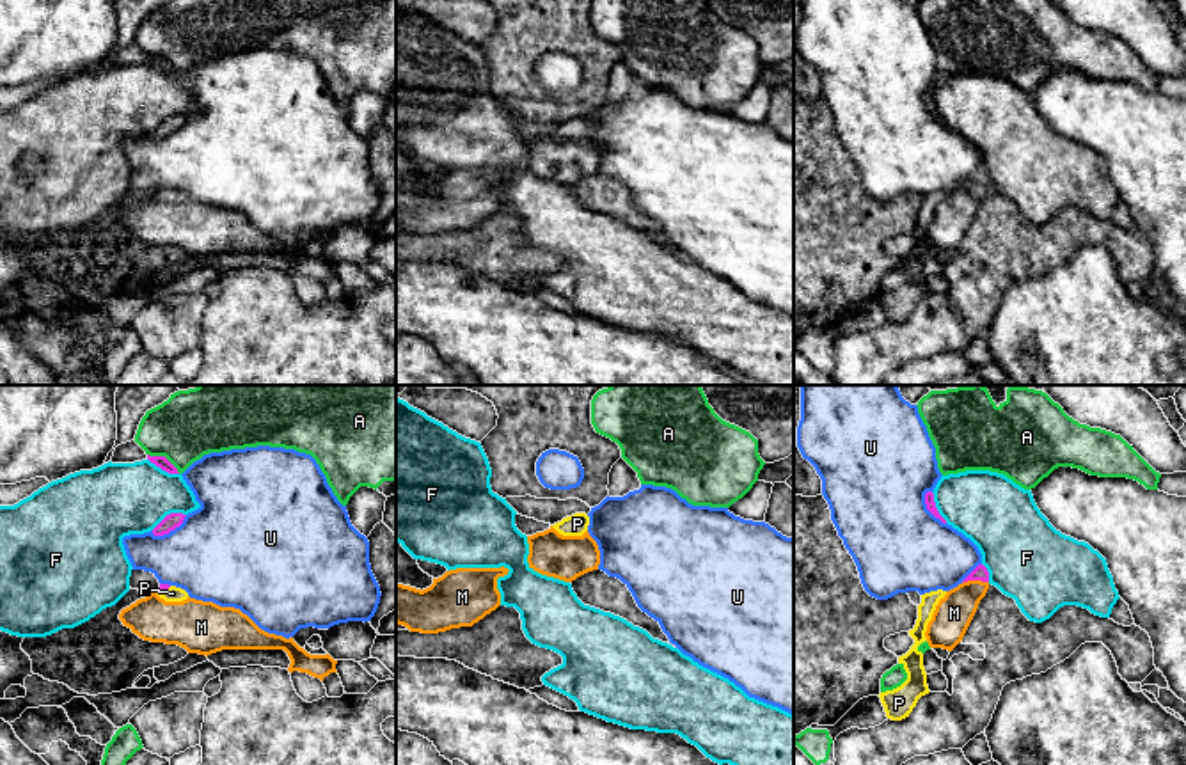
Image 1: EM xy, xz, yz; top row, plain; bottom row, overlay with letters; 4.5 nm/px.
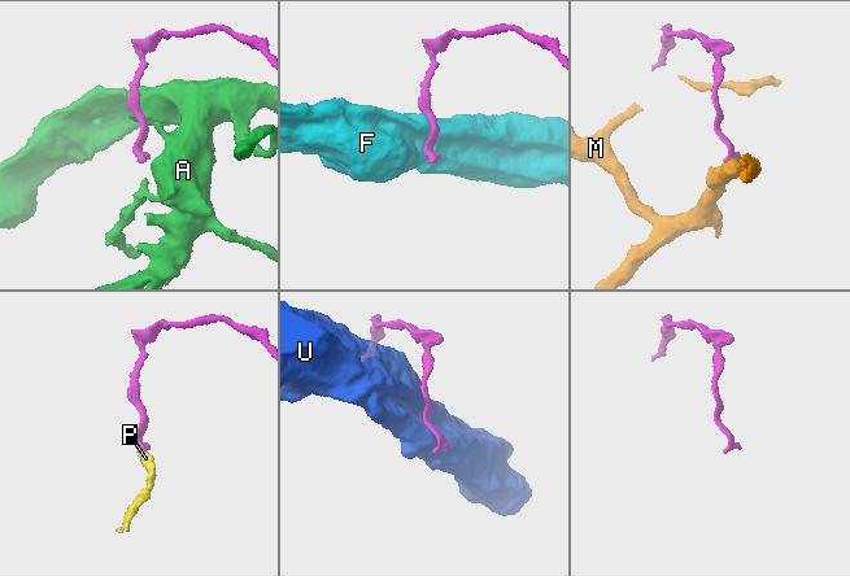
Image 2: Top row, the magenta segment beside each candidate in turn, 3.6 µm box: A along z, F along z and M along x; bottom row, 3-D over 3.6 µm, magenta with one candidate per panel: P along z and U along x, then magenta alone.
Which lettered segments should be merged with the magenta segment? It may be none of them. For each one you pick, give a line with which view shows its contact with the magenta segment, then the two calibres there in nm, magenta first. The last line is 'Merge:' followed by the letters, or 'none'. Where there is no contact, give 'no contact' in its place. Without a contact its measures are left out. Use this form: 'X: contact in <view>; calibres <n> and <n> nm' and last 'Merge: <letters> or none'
P: contact in xy; calibres 30 and 70 nm
Merge: P

